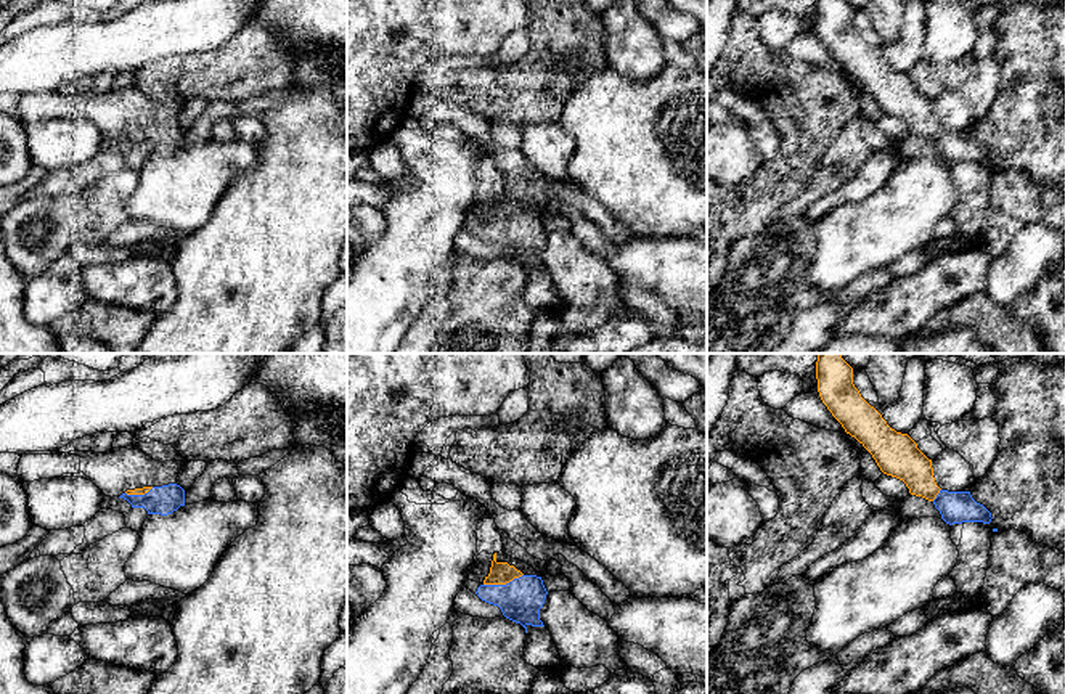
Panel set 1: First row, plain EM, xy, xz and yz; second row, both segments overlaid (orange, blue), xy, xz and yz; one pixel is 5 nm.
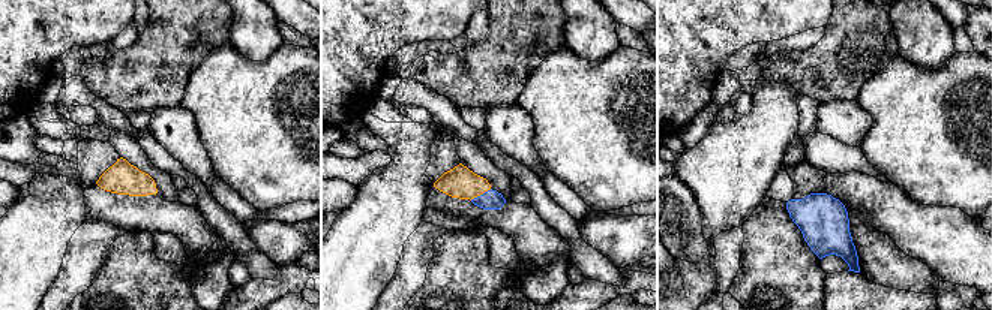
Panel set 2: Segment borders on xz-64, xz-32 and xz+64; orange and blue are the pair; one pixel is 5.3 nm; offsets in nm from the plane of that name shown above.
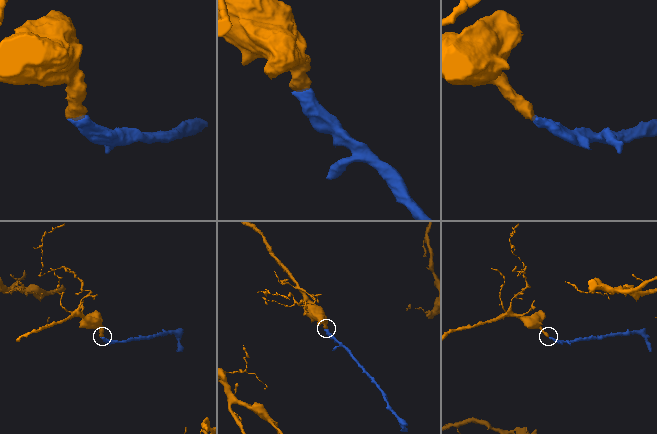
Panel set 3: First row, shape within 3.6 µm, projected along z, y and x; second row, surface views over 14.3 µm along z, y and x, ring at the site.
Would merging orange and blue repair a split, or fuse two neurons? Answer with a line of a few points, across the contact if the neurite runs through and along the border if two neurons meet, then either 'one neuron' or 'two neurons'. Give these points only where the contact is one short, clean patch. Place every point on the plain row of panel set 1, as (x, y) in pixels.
line xz (500, 212), (503, 224), (521, 240); one neuron

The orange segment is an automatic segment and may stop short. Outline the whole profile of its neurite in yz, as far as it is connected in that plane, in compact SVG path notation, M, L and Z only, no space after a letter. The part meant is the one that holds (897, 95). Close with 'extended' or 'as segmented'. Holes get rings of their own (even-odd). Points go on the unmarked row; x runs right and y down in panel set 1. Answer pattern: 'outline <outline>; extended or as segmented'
outline M845 0L816 2L818 32L832 56L842 64L847 74L855 77L875 100L880 111L906 124L911 135L922 137L935 145L941 159L953 165L962 162L991 162L991 153L977 143L970 132L941 130L933 117L932 100L908 76L892 69L882 55L871 47L853 24L853 8Z; extended

